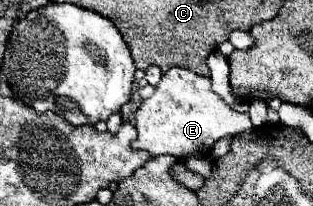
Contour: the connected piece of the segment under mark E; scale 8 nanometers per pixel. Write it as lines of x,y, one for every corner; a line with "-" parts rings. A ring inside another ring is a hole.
173,67
163,73
159,85
155,87
155,93
147,97
137,109
135,127
135,149
145,149
153,157
173,155
177,159
185,159
191,155
209,157
215,141
219,141
221,137
235,137
245,131
253,131
249,113
231,109
217,93
213,93
209,77
201,77
183,67

